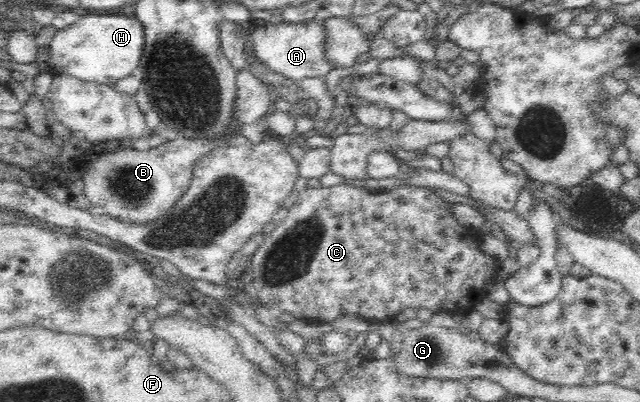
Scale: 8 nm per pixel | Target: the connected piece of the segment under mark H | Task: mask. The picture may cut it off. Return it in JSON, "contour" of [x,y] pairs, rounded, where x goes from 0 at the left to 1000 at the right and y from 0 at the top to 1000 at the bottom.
{"contour":[[[128,40],[111,65],[89,75],[77,114],[81,184],[106,184],[148,209],[180,209],[217,164],[227,109],[223,60],[211,40]]]}

